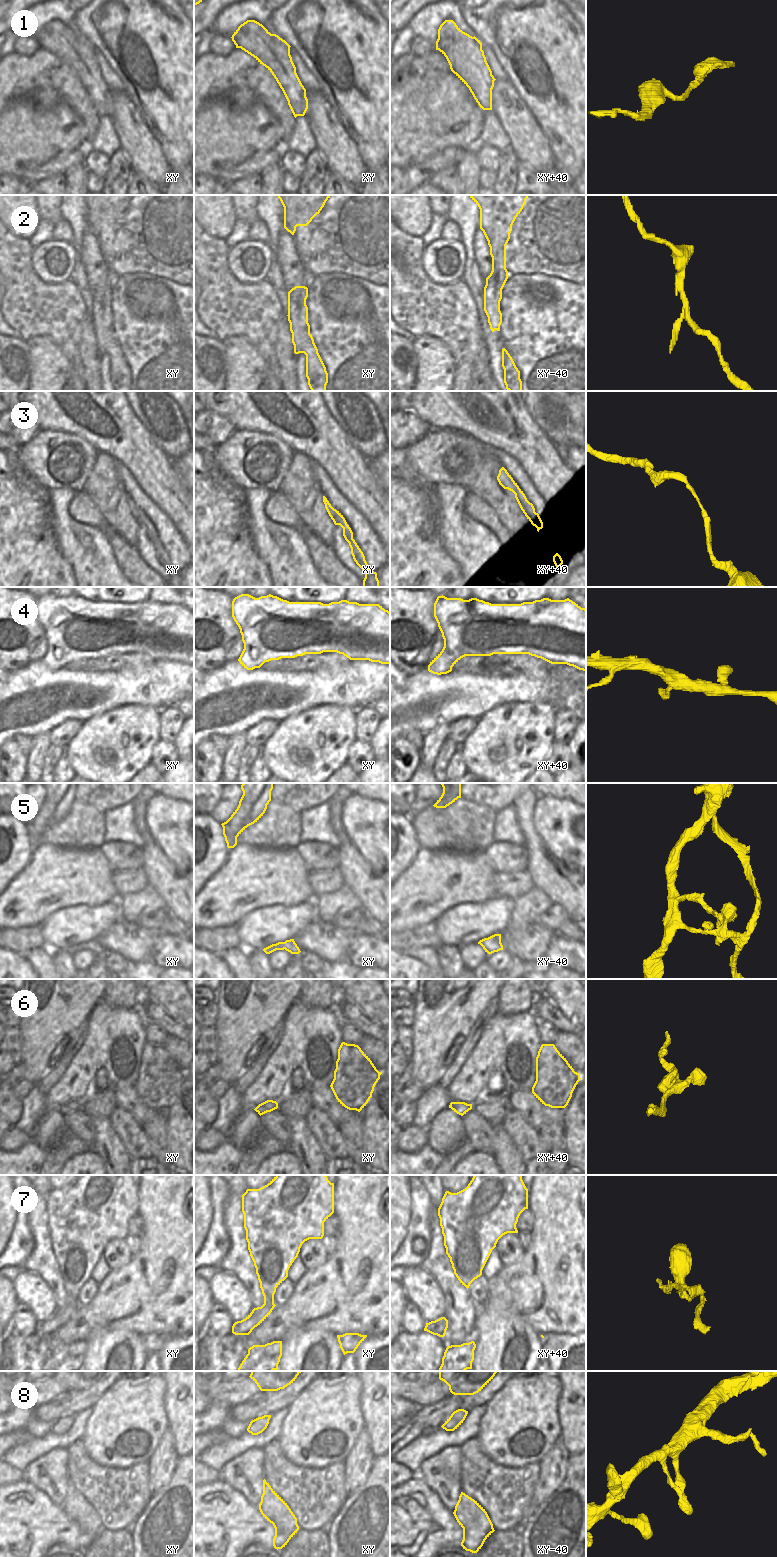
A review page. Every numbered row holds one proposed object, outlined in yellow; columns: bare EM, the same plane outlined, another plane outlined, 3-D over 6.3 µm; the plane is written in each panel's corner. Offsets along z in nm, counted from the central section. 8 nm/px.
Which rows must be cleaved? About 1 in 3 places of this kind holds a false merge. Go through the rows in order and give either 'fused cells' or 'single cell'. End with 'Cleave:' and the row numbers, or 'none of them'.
1: fused cells
2: fused cells
3: single cell
4: single cell
5: fused cells
6: single cell
7: single cell
8: single cell
Cleave: 1, 2, 5

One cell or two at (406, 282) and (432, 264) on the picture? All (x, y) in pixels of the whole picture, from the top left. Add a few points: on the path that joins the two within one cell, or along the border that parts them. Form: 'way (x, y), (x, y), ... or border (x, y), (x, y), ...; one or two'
border (424, 247), (422, 268), (435, 283), (441, 285); two

